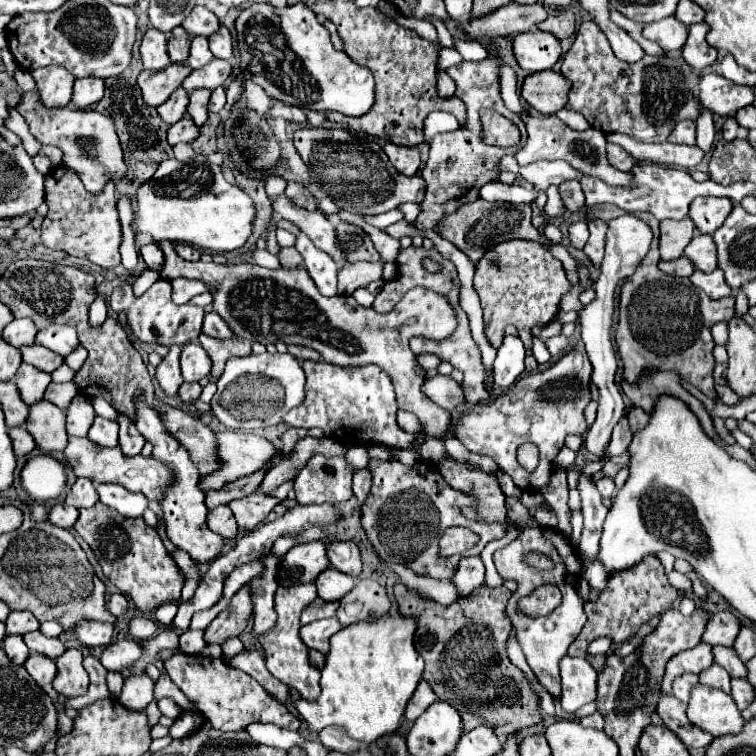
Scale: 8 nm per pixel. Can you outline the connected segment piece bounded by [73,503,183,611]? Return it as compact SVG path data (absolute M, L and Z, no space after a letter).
M95 503L89 509L79 509L79 519L73 527L95 551L103 575L141 611L155 611L167 601L181 597L183 581L175 561L169 557L165 545L161 543L157 531L149 527L141 517L129 519L121 517L115 509L109 509L103 503Z

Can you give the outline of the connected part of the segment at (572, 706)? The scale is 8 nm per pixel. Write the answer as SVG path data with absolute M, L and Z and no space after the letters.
M583 657L561 659L561 709L573 715L581 705L595 701L597 671Z

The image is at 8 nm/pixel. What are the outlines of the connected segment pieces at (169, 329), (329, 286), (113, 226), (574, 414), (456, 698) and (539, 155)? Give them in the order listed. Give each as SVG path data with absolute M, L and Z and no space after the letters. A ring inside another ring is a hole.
M165 279L155 281L141 297L133 293L131 283L123 283L121 287L113 289L109 295L109 305L115 313L123 311L127 315L127 325L131 327L131 333L143 341L143 343L157 343L157 345L185 345L191 341L197 341L203 325L205 311L201 307L195 307L191 303L175 305L171 301L171 283Z
M305 233L297 235L297 243L295 243L297 251L303 255L305 259L305 267L311 275L311 279L315 281L317 289L325 295L325 297L333 297L337 291L337 267L333 257L329 257L325 251L317 249L309 237L305 237Z
M59 165L45 181L45 199L49 213L43 221L41 243L49 249L59 249L75 257L85 257L101 267L119 265L119 245L121 245L121 225L117 215L115 189L109 183L101 195L91 195L81 185L75 171Z
M579 341L569 353L565 353L553 367L531 373L519 379L505 395L489 399L481 405L473 405L457 417L453 423L453 435L473 453L489 455L501 471L511 475L513 483L523 491L539 491L547 487L553 475L553 459L563 447L563 439L569 433L585 435L587 421L583 417L583 409L591 401L589 385L591 385L591 361L585 353L585 345ZM523 443L535 443L541 451L539 467L529 473L517 461L517 447Z
M401 581L395 583L393 593L399 613L417 617L415 649L425 659L423 679L429 681L431 689L435 689L435 695L441 701L481 715L501 739L509 733L525 731L541 723L537 695L531 693L523 671L509 661L505 651L505 641L511 631L511 621L505 617L505 607L511 593L479 587L451 607L443 607L433 599L417 595Z
M525 111L521 119L527 125L529 139L515 155L519 165L527 165L527 163L533 163L533 161L539 161L539 159L549 159L549 161L563 159L569 165L573 165L577 171L581 171L583 175L601 177L609 185L629 185L631 183L629 173L617 171L607 163L607 157L605 157L605 133L601 133L597 129L575 131L575 129L567 127L563 121L559 121L555 115L549 115L545 119L535 119L529 111Z

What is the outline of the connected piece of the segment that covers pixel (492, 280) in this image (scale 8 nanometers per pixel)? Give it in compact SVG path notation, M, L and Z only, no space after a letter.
M513 239L495 245L485 253L485 257L481 257L481 261L477 261L473 287L481 299L487 341L497 349L505 335L505 327L515 325L525 348L530 350L531 330L557 315L559 301L569 289L569 281L561 261L557 261L547 247L539 241Z

